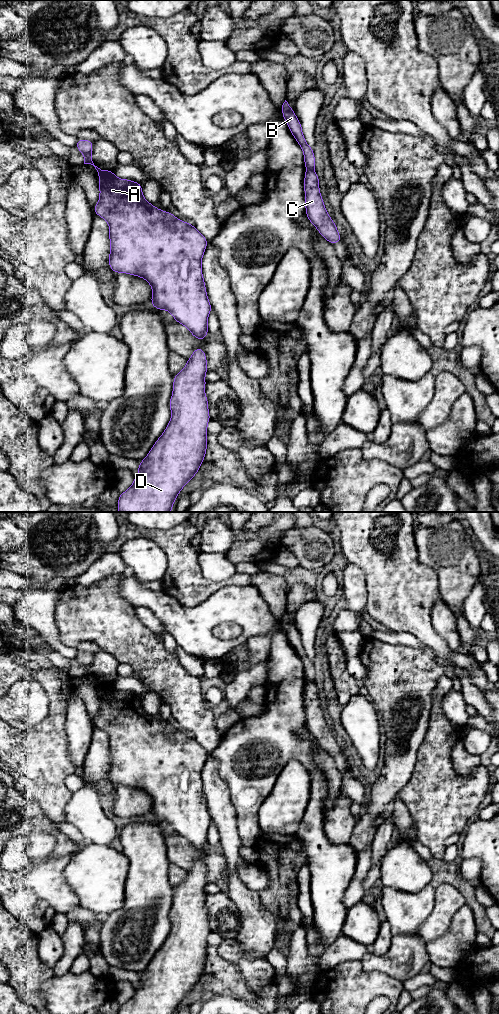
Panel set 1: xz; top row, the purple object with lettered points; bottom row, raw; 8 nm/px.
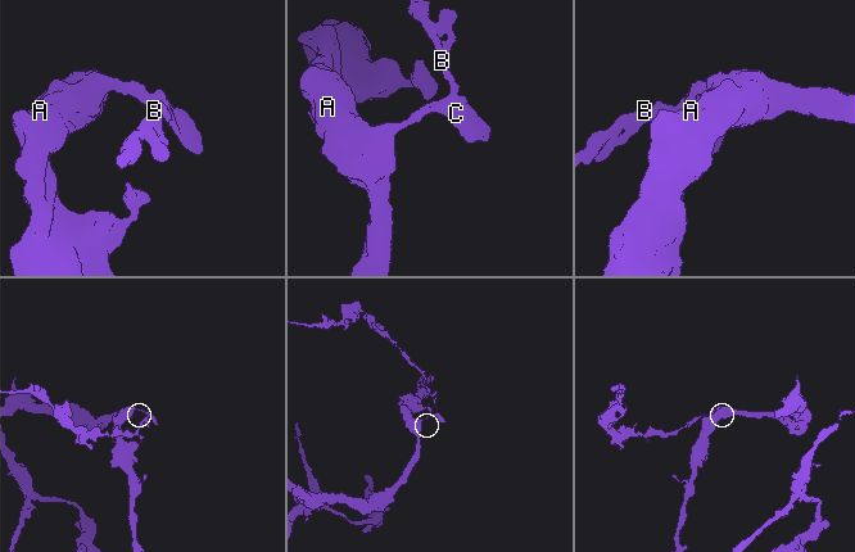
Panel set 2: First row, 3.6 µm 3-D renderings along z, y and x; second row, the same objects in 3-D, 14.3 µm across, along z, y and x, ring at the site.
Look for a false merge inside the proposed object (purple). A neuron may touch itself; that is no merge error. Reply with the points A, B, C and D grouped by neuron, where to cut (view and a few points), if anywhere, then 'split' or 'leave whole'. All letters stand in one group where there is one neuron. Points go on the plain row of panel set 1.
A C D / B; cut in xz along (307, 680), (312, 682); split

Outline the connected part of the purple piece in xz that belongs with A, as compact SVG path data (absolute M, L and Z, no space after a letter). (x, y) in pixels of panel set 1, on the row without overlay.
M78 651L75 658L84 668L84 676L91 676L98 684L99 714L93 723L109 736L110 766L108 775L116 785L126 785L145 791L152 799L150 815L157 822L168 822L176 834L185 838L198 852L208 847L208 828L212 822L202 786L202 769L208 752L191 736L183 734L171 724L165 724L149 715L142 705L142 696L117 690L112 682L101 682L92 673L93 653Z

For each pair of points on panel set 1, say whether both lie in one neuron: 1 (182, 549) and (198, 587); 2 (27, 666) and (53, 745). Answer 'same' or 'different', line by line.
1: same
2: same

